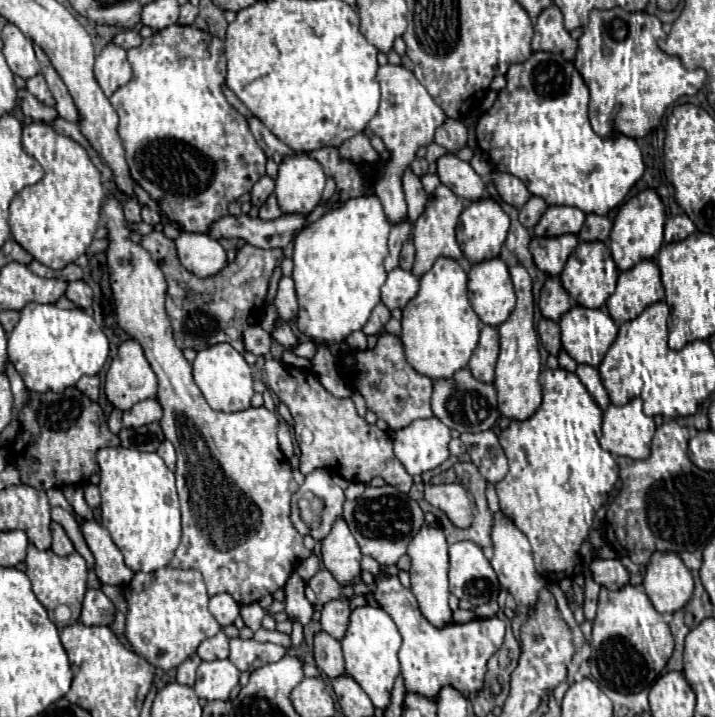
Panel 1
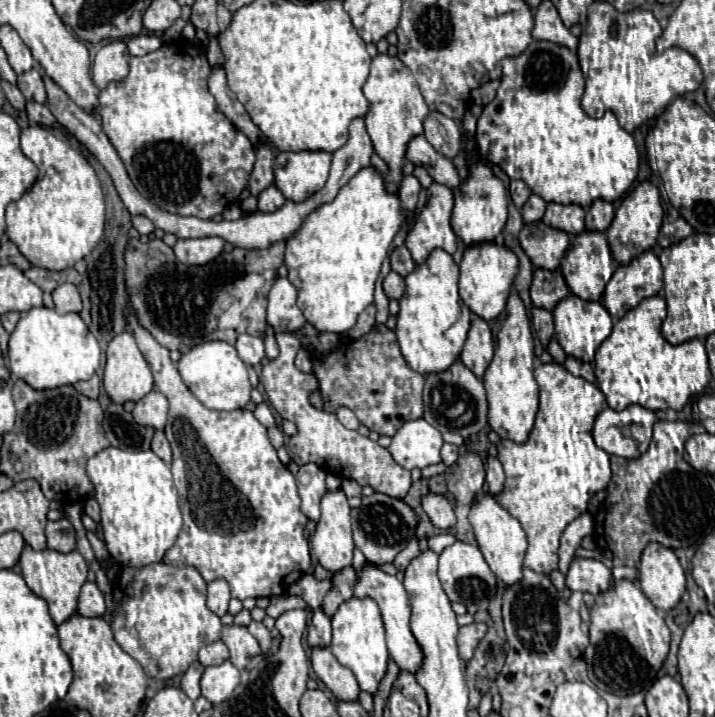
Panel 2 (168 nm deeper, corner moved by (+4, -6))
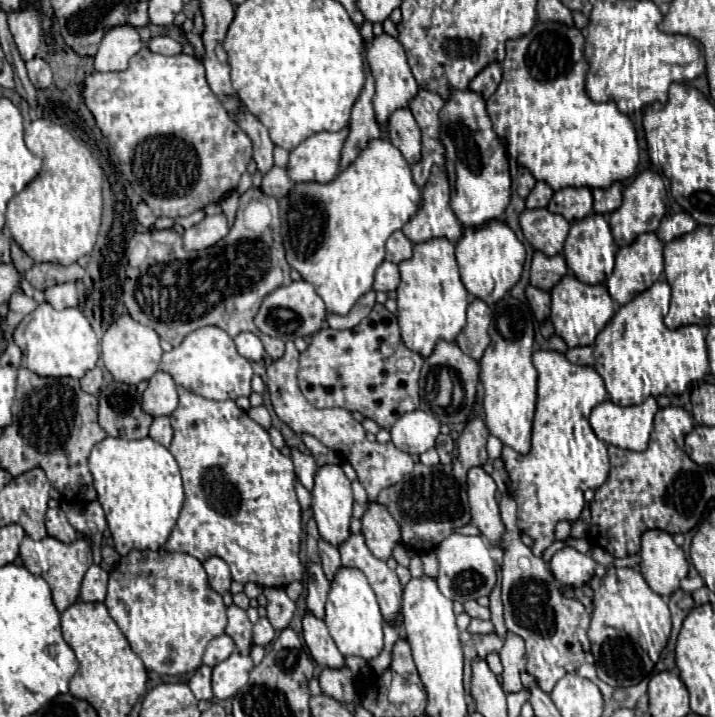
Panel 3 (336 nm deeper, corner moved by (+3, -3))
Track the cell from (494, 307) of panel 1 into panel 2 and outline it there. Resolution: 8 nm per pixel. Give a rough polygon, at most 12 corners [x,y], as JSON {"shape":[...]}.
{"shape":[[496,242],[466,246],[460,298],[490,322],[504,310],[518,258]]}

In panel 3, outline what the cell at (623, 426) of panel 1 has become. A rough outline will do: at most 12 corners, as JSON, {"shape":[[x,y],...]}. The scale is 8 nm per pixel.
{"shape":[[655,397],[619,407],[607,399],[589,423],[607,445],[645,451]]}

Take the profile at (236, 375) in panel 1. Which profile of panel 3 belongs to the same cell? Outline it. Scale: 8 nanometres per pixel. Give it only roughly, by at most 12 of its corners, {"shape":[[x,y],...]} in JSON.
{"shape":[[219,327],[163,353],[161,371],[205,399],[251,395],[251,363]]}

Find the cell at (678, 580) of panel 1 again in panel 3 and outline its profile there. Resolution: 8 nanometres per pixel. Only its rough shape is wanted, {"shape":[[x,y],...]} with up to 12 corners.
{"shape":[[645,531],[643,579],[671,597],[687,577],[685,553],[665,531]]}

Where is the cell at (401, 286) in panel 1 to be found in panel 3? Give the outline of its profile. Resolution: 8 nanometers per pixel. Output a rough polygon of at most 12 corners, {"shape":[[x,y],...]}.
{"shape":[[389,261],[377,267],[373,289],[395,291],[401,277]]}

